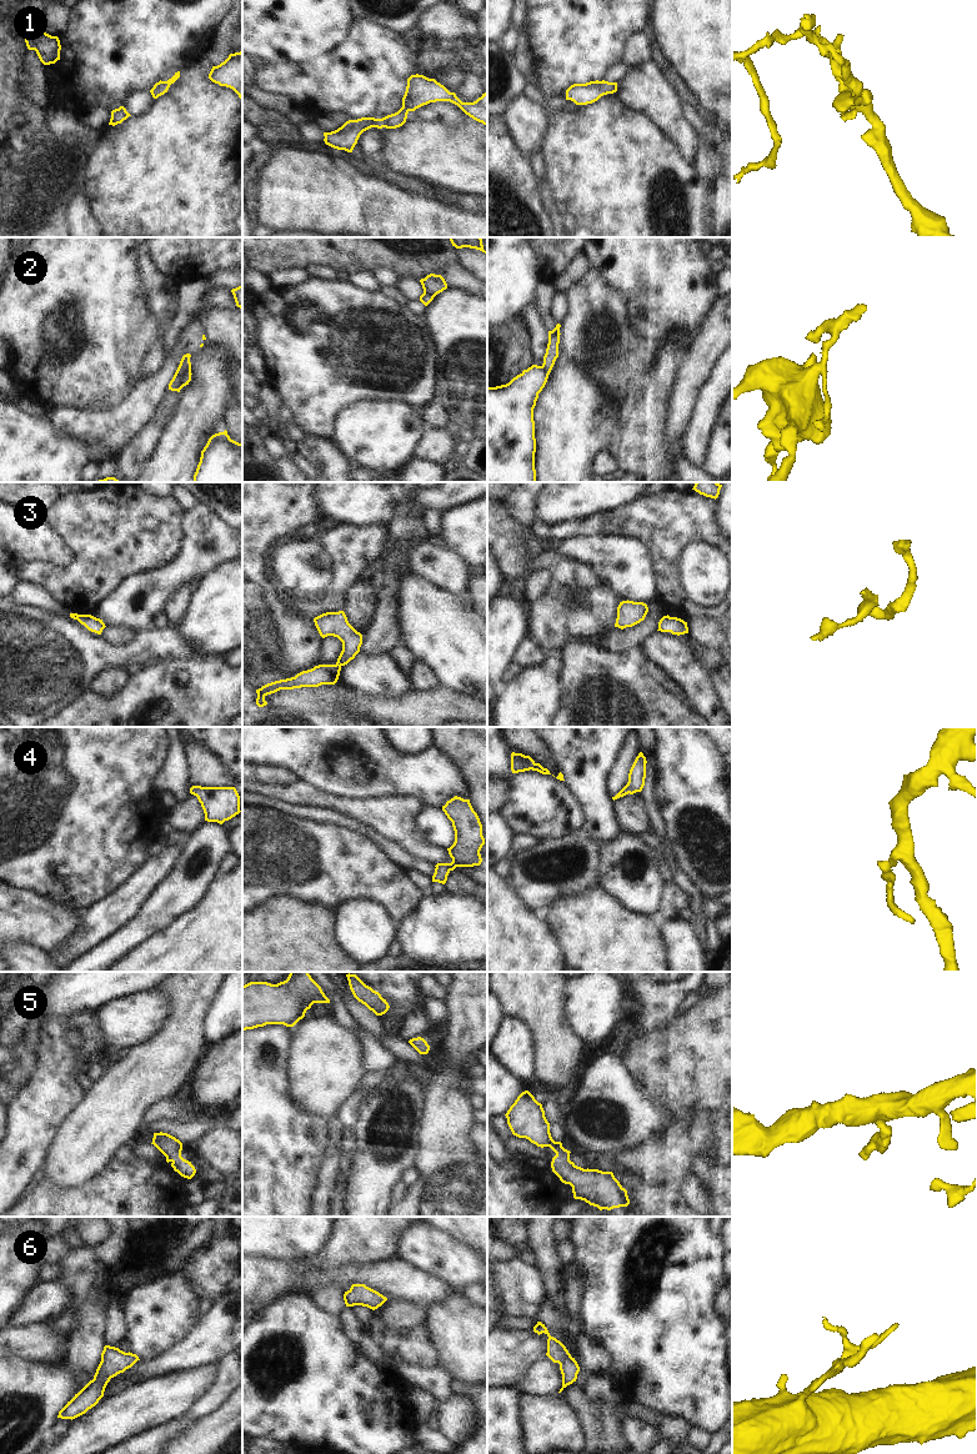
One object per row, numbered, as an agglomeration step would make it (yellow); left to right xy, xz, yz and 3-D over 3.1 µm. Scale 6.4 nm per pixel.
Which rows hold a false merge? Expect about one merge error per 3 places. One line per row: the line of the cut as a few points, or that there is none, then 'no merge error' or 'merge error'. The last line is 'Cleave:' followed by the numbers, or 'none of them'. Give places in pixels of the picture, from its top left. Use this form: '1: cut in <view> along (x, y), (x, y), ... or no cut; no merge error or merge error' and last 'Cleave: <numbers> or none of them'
1: no cut; no merge error
2: cut in xy along (190, 367), (181, 376), (181, 386); merge error
3: no cut; no merge error
4: no cut; no merge error
5: no cut; no merge error
6: no cut; no merge error
Cleave: 2

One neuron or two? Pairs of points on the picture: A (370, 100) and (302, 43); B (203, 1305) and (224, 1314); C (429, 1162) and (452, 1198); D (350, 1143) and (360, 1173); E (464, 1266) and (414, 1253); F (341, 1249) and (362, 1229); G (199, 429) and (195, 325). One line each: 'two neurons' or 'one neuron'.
A: two neurons
B: two neurons
C: one neuron
D: two neurons
E: one neuron
F: one neuron
G: two neurons

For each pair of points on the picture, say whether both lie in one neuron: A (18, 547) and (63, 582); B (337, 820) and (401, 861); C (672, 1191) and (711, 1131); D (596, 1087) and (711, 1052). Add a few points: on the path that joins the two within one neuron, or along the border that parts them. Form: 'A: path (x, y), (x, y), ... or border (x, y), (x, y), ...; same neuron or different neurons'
A: border (31, 561), (24, 561), (18, 565); different neurons
B: path (354, 825), (385, 845); same neuron
C: border (670, 1183), (679, 1186); different neurons
D: border (622, 1057), (629, 1072), (651, 1098); different neurons

